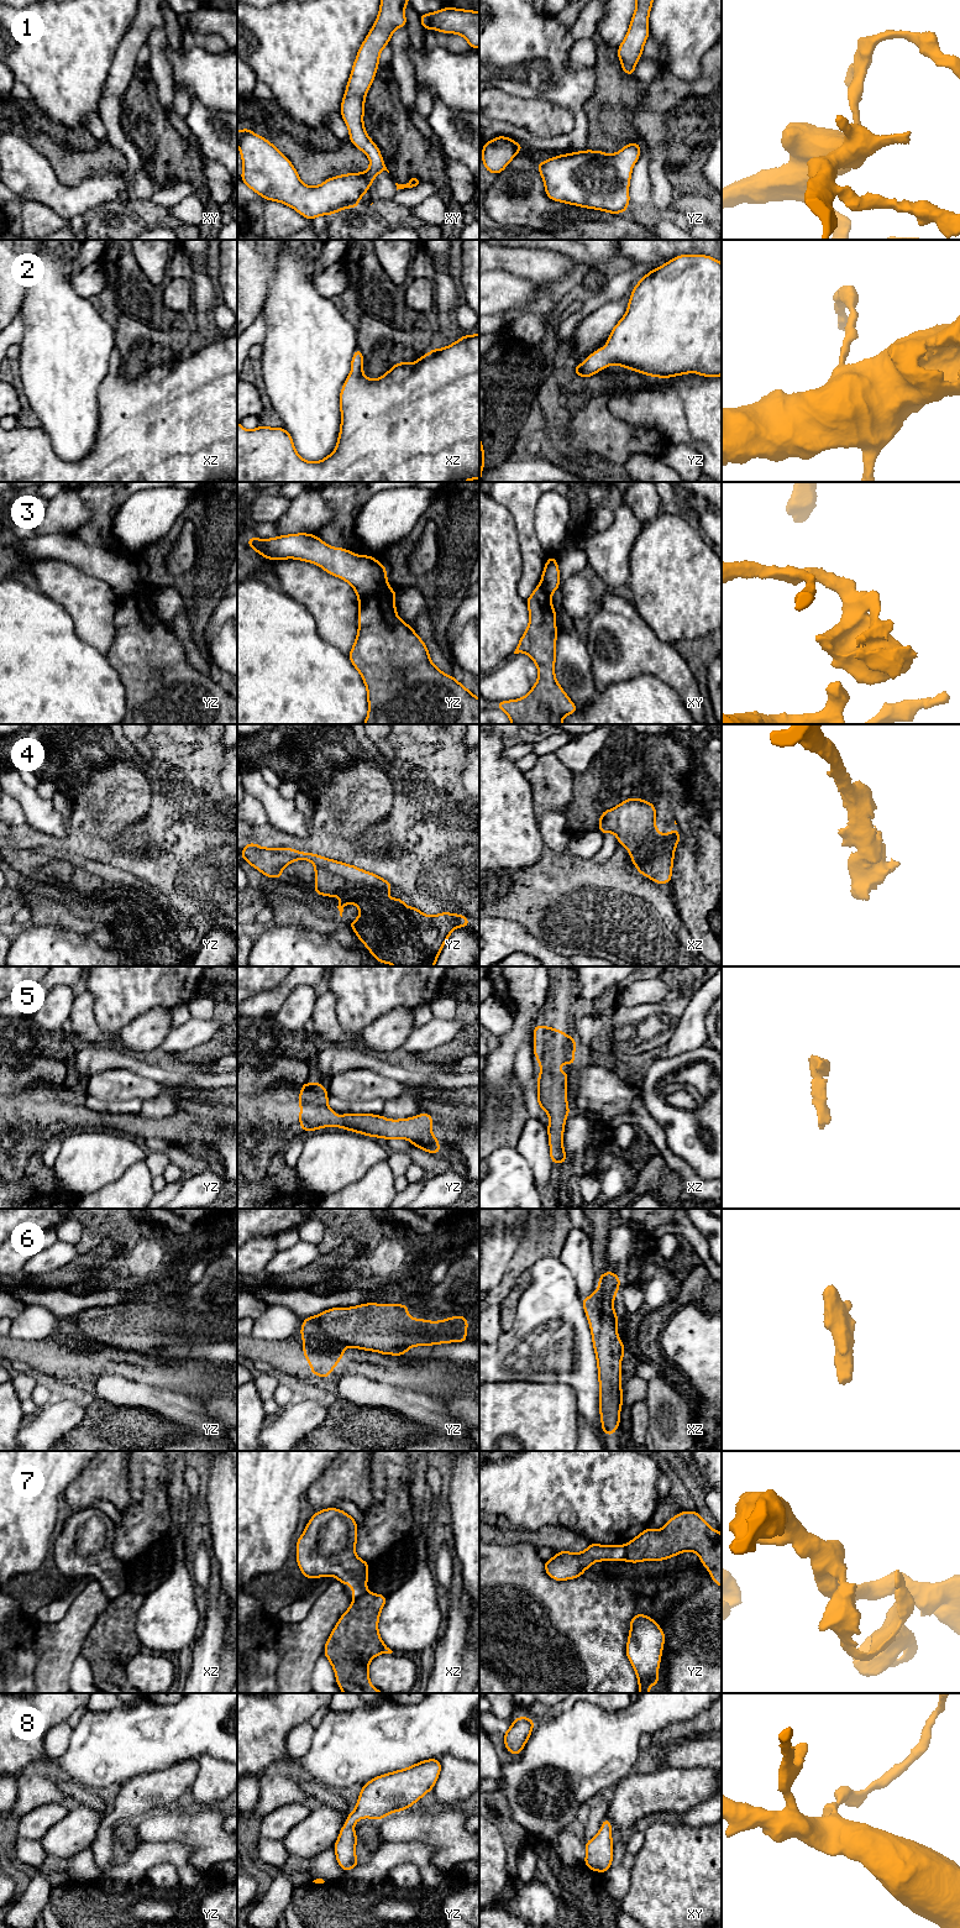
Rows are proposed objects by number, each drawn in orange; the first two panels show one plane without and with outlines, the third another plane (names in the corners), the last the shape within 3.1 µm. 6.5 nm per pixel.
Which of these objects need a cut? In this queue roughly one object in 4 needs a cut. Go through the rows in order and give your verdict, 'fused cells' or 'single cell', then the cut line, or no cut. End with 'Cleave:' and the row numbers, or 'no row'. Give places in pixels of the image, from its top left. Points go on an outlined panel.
1: single cell | no cut
2: single cell | no cut
3: fused cells | yz (387, 581), (377, 592), (358, 600)
4: single cell | no cut
5: single cell | no cut
6: fused cells | xz (597, 1289), (601, 1311), (613, 1323), (615, 1330)
7: fused cells | yz (623, 1546), (625, 1557)
8: single cell | no cut
Cleave: 3, 6, 7

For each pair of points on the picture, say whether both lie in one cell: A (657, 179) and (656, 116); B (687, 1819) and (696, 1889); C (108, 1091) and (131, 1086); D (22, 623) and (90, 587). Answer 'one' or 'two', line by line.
A: one
B: two
C: one
D: two

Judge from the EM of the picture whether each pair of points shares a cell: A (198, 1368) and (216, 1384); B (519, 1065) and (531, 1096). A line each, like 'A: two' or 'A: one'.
A: two
B: one

